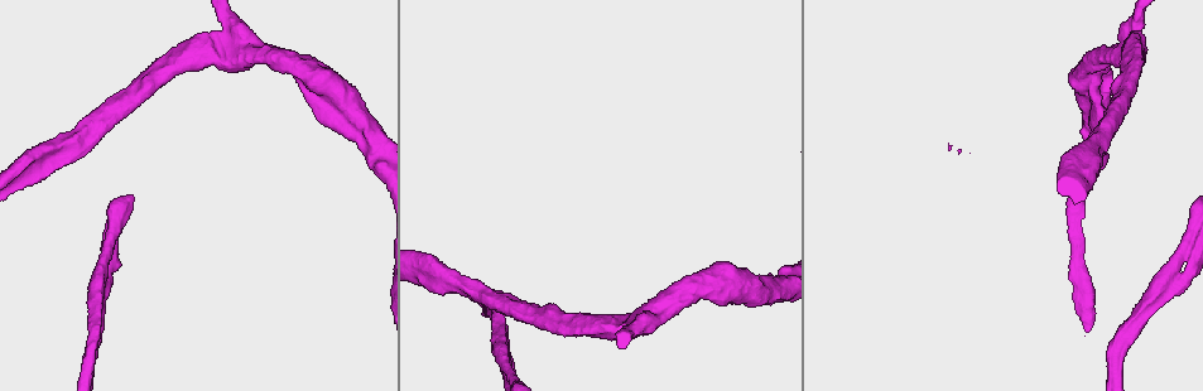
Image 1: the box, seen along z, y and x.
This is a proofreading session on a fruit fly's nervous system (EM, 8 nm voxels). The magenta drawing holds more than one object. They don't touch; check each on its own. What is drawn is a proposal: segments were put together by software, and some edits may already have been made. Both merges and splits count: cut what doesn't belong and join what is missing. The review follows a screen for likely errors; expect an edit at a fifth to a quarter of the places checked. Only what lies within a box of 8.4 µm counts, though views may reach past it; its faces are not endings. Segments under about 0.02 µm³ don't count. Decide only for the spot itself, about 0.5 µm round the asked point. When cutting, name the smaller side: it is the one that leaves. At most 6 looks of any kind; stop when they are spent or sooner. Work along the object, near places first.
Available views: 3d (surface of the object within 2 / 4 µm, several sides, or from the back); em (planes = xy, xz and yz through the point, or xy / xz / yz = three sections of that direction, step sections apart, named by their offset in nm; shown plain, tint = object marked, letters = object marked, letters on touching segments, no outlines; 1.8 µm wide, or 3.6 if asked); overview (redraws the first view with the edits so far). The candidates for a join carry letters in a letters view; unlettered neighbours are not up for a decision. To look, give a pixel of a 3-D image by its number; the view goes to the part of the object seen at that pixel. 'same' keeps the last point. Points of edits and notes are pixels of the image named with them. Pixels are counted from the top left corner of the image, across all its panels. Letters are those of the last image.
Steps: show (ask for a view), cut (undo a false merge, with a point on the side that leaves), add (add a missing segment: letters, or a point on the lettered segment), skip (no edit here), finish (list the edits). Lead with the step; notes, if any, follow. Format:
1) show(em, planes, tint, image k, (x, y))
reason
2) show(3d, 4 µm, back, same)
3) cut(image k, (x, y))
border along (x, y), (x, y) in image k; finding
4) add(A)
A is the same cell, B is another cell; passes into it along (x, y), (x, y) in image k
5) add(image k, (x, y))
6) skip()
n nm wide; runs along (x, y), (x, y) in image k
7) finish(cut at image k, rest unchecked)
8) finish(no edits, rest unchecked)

show(3d, 4 µm, image 1, (427, 256))

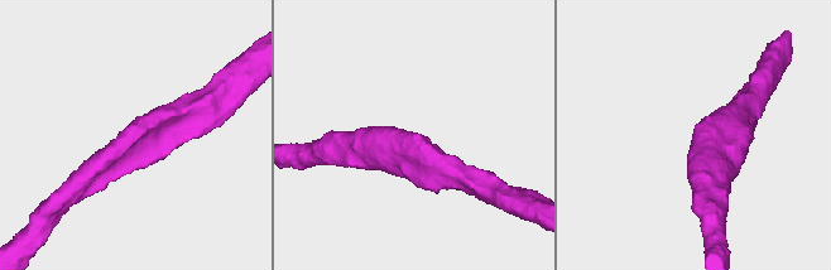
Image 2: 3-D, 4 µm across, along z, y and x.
show(em, planes, tint, image 2, (128, 134))
need the tissue

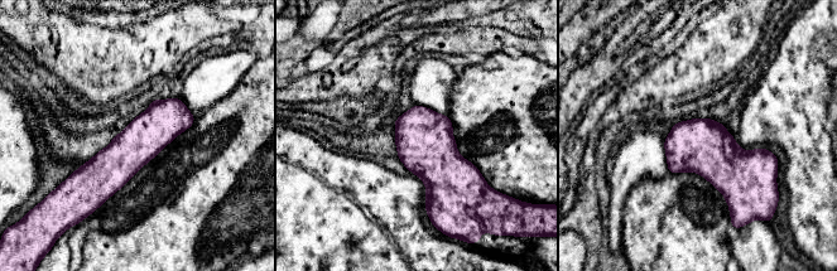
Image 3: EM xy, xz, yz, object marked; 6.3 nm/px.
show(em, planes, letters, same)

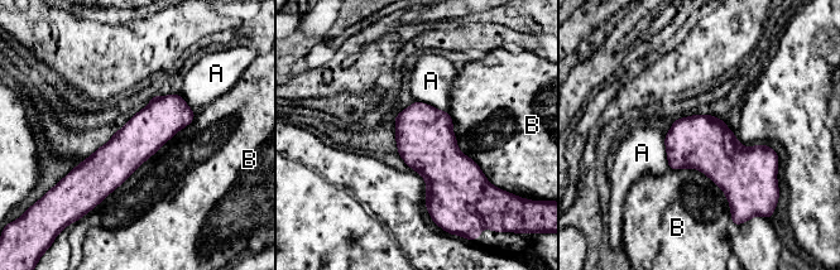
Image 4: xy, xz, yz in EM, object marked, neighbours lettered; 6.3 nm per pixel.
skip()
260 nm wide; B touches over 950 nm; A and B are other cells; one neuron here

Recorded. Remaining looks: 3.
show(3d, 2 µm, image 1, (1184, 288))
an open end

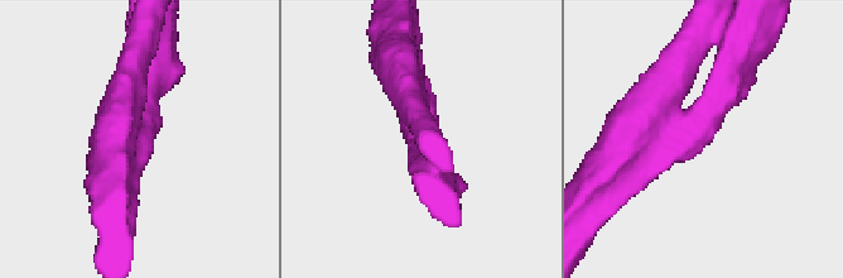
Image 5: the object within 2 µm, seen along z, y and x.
show(em, planes, letters, image 5, (138, 145))
now the EM

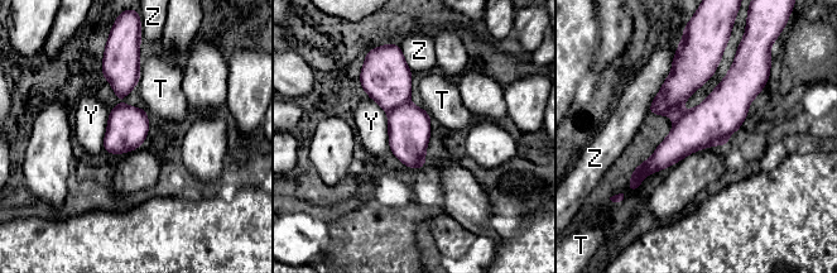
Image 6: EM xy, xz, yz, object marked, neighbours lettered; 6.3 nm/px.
cut(image 6, (409, 127))
T, Y and Z are other cells; two neurons meet here

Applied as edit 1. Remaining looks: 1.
finish(cut at image 6, rest unchecked)

